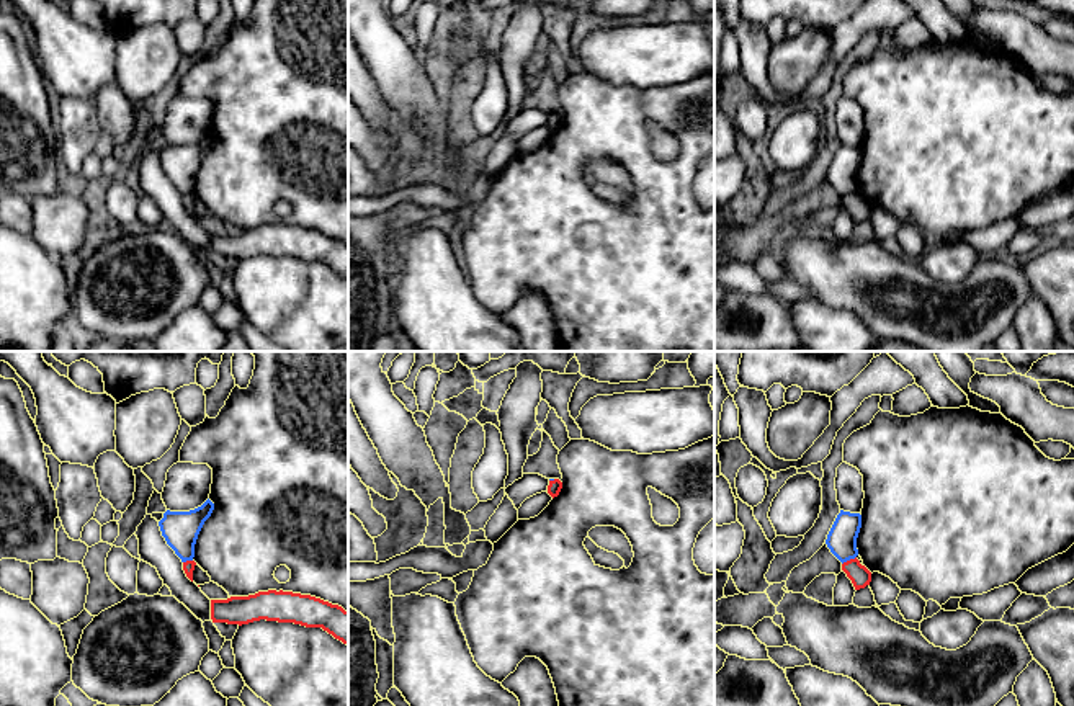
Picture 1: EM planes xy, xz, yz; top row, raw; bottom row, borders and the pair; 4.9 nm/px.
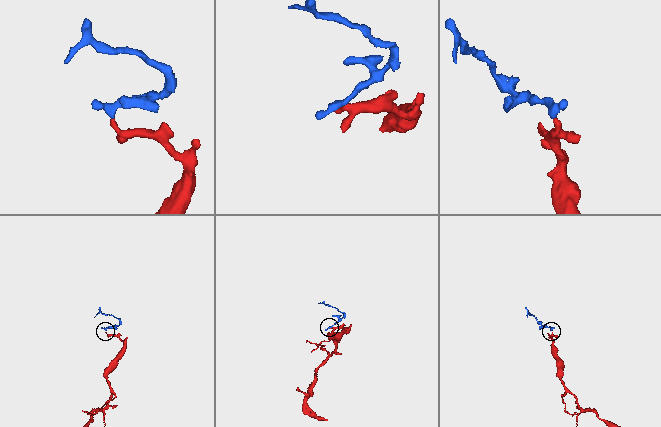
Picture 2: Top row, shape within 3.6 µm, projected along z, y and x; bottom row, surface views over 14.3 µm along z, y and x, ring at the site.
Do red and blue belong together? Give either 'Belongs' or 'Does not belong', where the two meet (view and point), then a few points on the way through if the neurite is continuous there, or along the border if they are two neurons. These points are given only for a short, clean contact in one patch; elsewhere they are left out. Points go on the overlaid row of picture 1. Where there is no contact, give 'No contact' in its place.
Does not belong. Touches red at yz (850, 559). Boundary: yz (855, 556), (842, 564)

